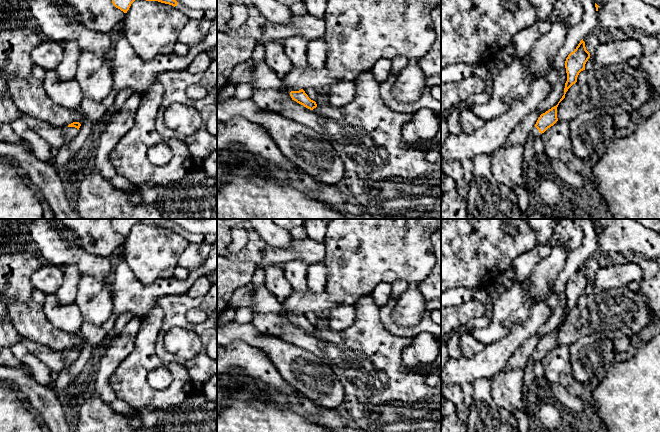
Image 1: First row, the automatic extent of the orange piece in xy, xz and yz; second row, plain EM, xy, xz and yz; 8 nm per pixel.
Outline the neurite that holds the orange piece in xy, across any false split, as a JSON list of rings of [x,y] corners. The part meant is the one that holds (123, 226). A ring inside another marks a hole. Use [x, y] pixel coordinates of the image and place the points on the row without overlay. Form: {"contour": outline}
{"contour": [[[112,219],[113,229],[124,237],[127,237],[131,228],[135,224],[140,223],[146,225],[158,225],[161,227],[172,229],[177,234],[185,238],[189,243],[217,243],[217,234],[192,233],[182,227],[177,226],[168,219]]]}

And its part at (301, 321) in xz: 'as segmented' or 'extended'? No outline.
extended

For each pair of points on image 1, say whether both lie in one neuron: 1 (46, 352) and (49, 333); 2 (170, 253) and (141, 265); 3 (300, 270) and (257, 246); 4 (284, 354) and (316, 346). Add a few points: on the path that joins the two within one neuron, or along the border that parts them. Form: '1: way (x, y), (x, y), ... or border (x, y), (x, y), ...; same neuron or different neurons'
1: border (25, 338), (62, 352); different neurons
2: way (163, 253), (153, 253), (148, 258); same neuron
3: border (282, 265), (294, 259), (302, 259), (308, 265); different neurons
4: border (281, 340), (301, 347), (317, 355), (323, 361); different neurons

